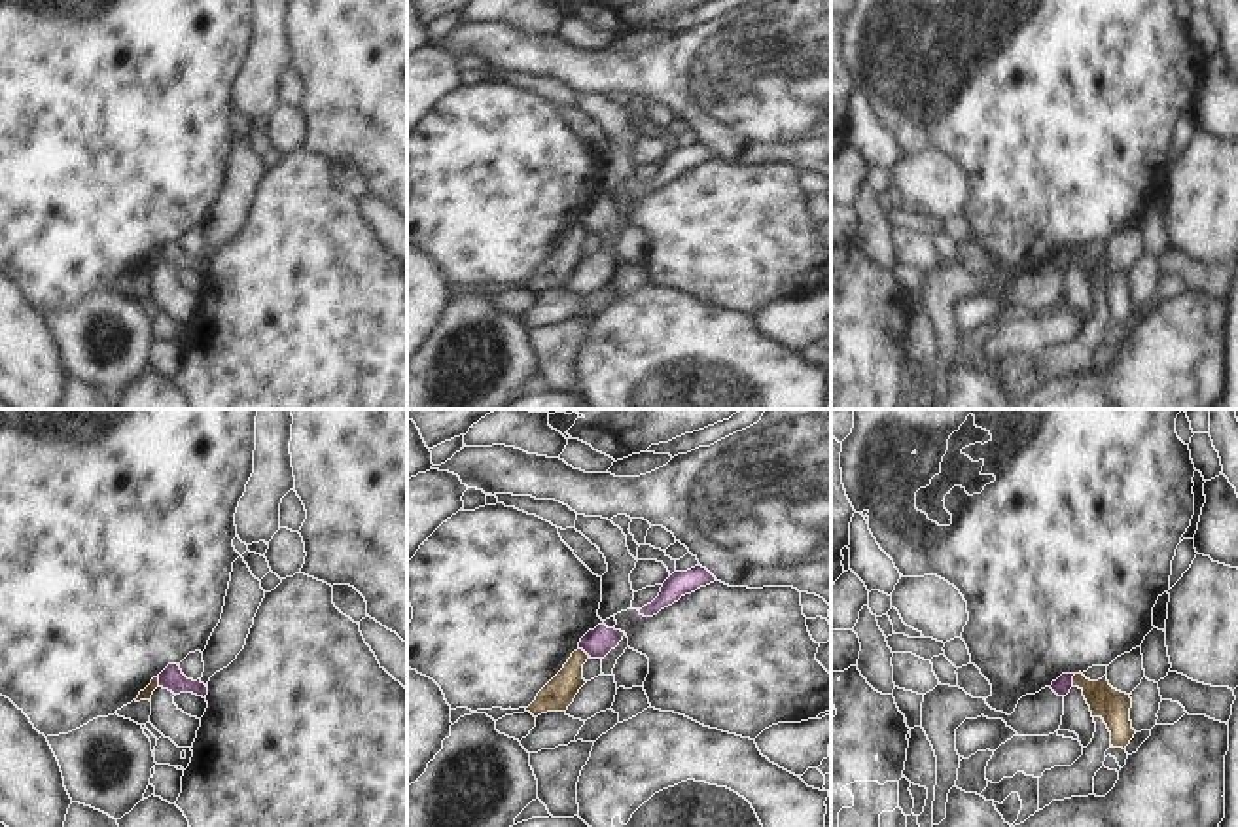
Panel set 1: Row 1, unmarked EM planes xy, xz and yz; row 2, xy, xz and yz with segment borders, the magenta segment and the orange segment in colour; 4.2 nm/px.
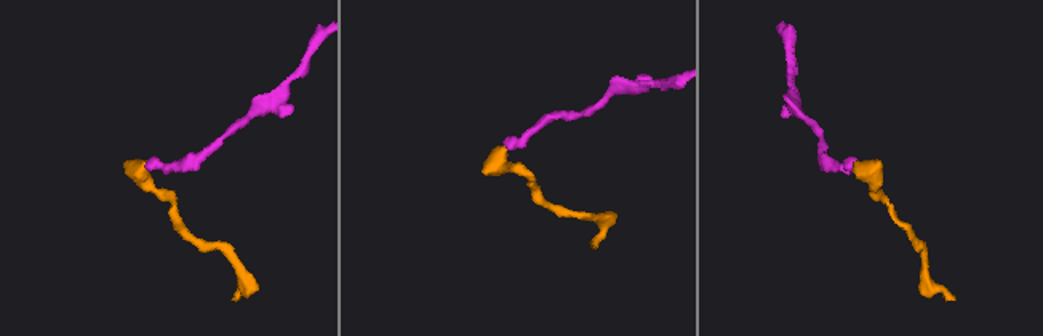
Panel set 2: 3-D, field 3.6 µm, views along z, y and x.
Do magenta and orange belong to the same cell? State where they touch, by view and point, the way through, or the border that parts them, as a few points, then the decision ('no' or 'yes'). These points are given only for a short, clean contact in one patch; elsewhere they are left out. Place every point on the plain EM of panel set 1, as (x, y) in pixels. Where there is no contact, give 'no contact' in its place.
yz (1072, 256) | along yz (1076, 250), (1072, 262) | no

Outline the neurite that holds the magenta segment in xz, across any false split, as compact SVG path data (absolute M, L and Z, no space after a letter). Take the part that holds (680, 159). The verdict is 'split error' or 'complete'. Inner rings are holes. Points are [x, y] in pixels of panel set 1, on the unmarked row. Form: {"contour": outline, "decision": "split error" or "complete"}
{"contour": "M700 140L687 146L687 148L674 148L663 159L659 172L651 180L644 182L638 187L644 193L653 193L661 185L678 178L681 172L691 170L697 165L706 163L714 157L716 157L716 153L706 144L702 144Z", "decision": "complete"}

